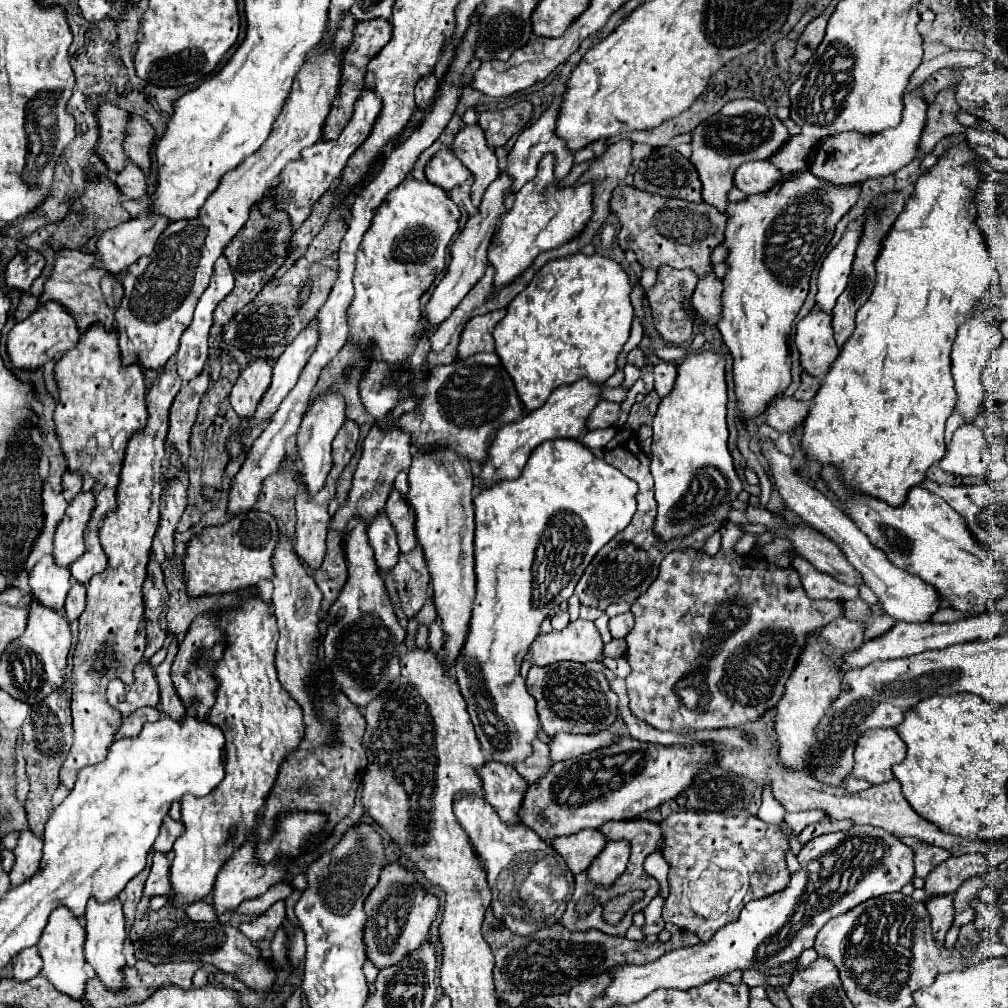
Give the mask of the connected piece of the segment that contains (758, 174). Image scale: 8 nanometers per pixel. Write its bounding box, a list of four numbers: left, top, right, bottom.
[734,161,784,195]

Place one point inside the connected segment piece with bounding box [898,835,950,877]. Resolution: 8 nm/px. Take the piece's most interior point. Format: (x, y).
(926, 857)

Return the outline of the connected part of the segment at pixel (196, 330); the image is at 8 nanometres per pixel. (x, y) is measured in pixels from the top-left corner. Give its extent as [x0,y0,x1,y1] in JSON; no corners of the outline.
[116,17,354,381]

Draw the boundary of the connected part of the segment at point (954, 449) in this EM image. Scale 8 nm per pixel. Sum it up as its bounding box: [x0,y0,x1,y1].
[940,423,990,477]

